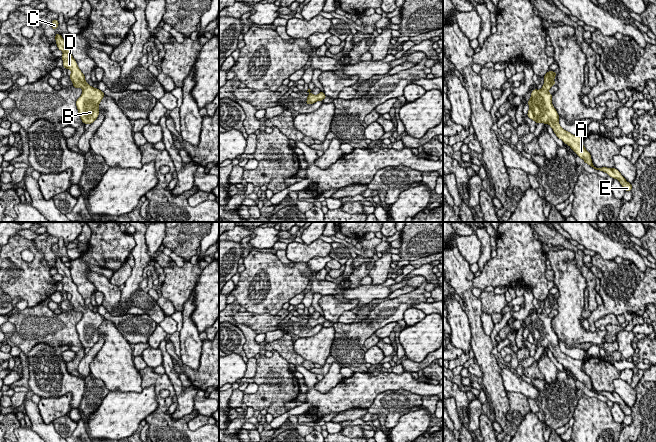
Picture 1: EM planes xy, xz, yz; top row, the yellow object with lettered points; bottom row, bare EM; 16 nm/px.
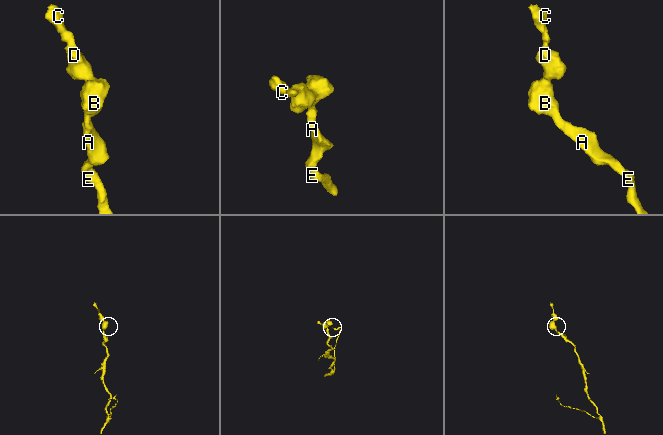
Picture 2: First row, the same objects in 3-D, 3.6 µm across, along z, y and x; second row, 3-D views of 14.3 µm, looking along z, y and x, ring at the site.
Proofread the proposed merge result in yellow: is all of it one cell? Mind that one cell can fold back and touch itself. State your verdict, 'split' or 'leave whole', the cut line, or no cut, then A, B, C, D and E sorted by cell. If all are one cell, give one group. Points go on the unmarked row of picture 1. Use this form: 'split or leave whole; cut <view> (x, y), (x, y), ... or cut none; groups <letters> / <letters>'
leave whole; cut none; groups A B C D E

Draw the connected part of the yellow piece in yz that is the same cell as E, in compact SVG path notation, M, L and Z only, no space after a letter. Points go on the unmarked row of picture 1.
M548 295L544 299L542 312L540 314L534 313L531 316L531 321L528 325L529 334L527 340L537 348L548 347L556 360L561 363L564 368L569 369L576 379L583 383L585 387L596 394L607 397L608 400L613 403L617 403L625 415L632 415L632 408L627 406L617 393L607 391L596 392L593 389L590 377L583 370L584 361L573 359L560 350L559 339L552 328L552 318L549 317L550 312L556 308L554 305L556 300L557 298L554 295Z

